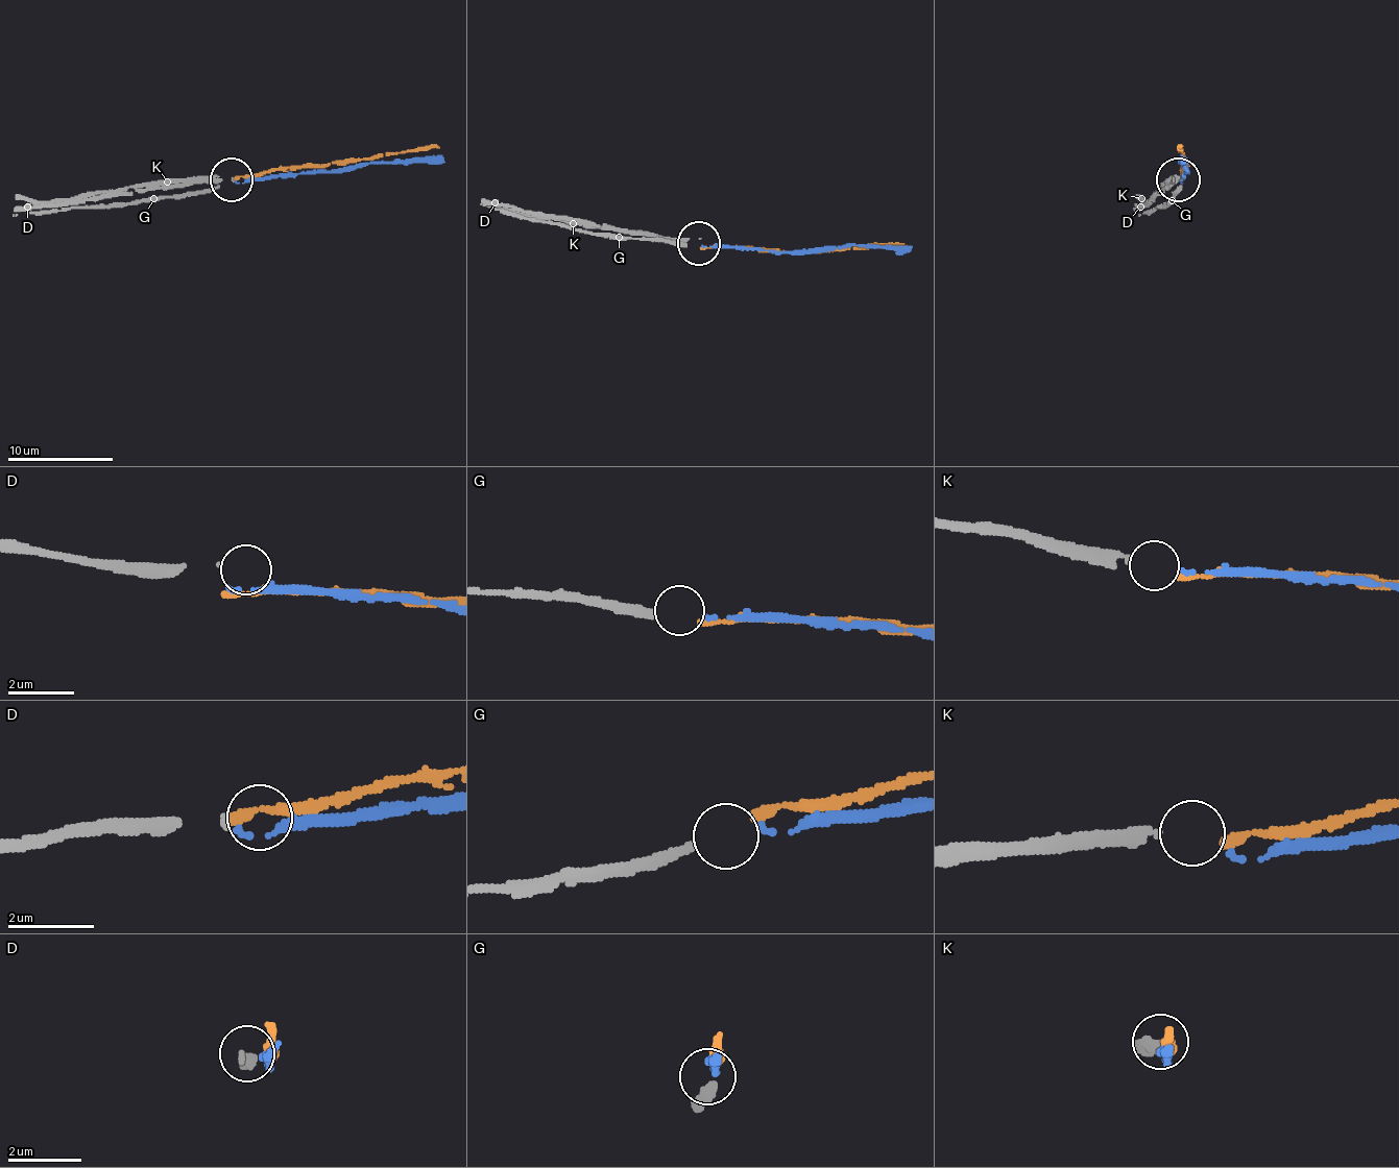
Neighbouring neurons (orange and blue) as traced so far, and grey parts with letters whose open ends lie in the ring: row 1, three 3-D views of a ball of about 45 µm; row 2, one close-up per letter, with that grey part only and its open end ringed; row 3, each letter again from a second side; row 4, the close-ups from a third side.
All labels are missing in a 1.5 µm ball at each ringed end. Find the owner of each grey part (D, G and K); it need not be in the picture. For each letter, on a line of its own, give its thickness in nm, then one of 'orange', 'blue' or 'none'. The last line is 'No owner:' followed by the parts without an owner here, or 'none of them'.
D: calibre 60 nm; none
G: calibre 280 nm; blue
K: calibre 280 nm; none
No owner: D, K

